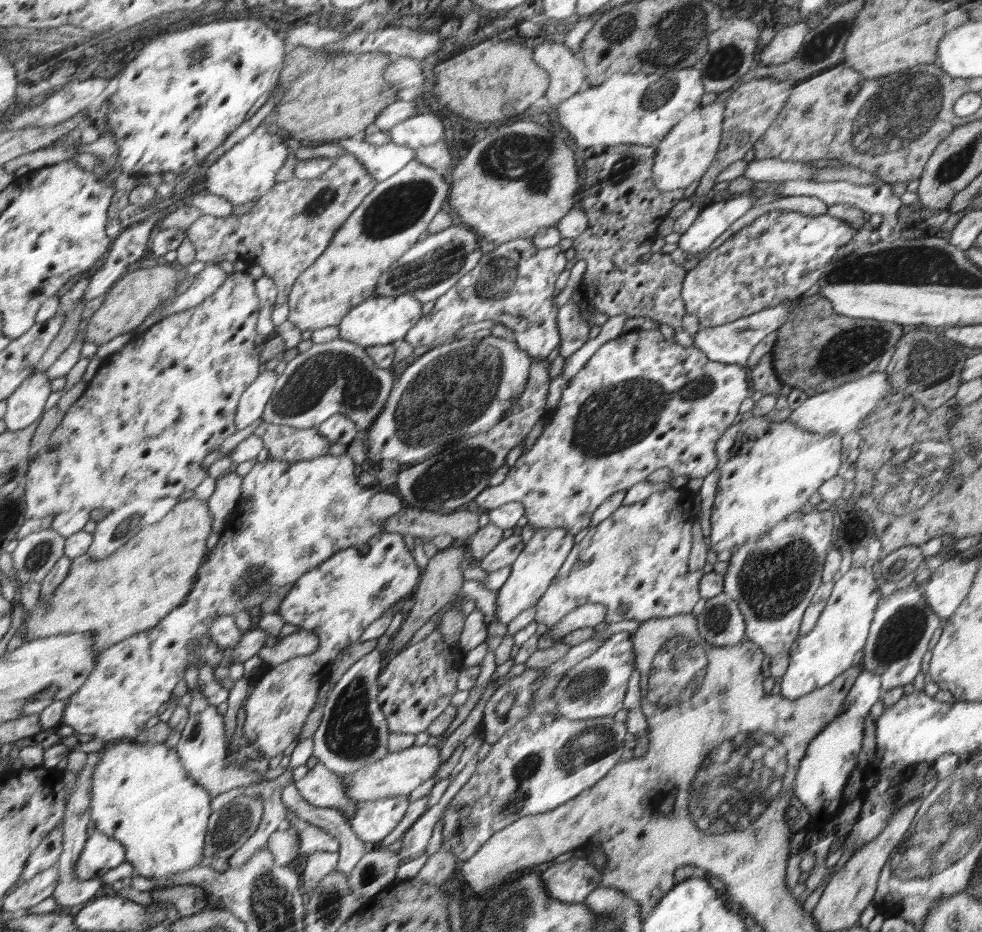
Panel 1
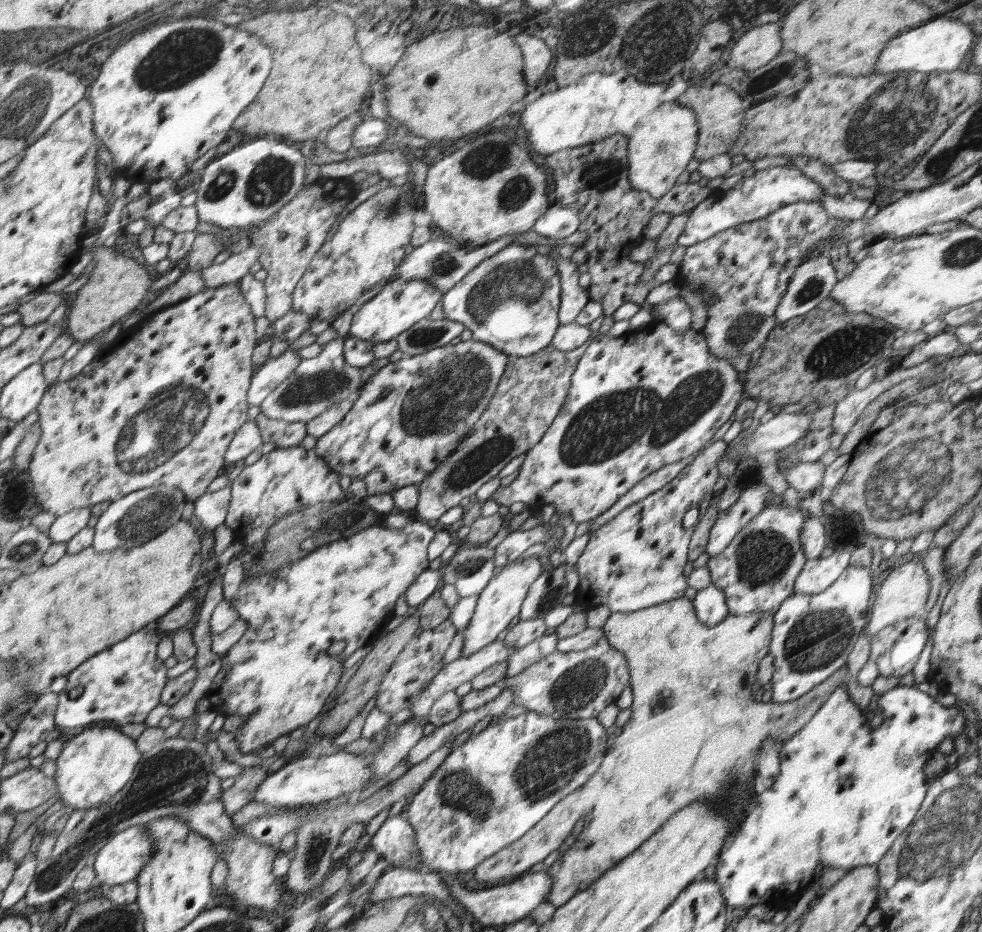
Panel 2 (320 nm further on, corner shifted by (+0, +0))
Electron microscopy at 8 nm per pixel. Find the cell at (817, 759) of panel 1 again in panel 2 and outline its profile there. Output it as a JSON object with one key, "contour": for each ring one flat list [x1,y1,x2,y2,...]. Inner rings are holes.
{"contour":[[896,686,884,695,878,698,878,707,882,710,882,724,878,728,872,728,866,720,862,710,850,700,846,688,841,687,834,690,833,696,825,703,825,706,817,712,813,719,806,723,792,739,782,745,779,753,780,759,780,774,776,778,773,786,768,790,764,790,761,794,757,794,752,808,748,809,746,818,742,821,739,829,733,834,728,846,724,851,721,851,718,862,716,863,715,880,721,885,721,892,724,893,728,900,729,907,732,909,740,906,749,908,757,904,771,904,777,910,782,910,786,906,792,906,800,893,805,890,814,880,814,872,819,866,828,866,828,868,837,868,838,870,849,870,856,866,872,866,877,865,884,858,884,854,888,854,890,847,896,842,898,836,902,834,917,818,917,812,921,808,921,804,928,794,929,786,926,784,923,768,925,762,937,750,938,745,946,736,951,736,955,740,956,735,964,732,964,712,954,704,942,704,936,698,924,694,914,686]]}

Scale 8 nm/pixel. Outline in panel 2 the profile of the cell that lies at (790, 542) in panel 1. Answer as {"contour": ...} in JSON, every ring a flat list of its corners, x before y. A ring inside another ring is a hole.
{"contour":[[779,499,774,504,769,504,752,522,740,530,733,542,720,555,709,558,706,567,711,574,711,584,725,591,730,615,748,615,753,612,774,614,787,598,794,595,794,579,807,561,800,537,806,519,808,518,800,507,790,508,789,501]]}

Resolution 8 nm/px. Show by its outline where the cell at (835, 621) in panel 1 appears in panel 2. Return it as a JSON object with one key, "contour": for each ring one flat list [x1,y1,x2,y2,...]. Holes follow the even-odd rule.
{"contour":[[849,565,849,567,836,579,836,582,833,582,828,588,826,588,826,590,824,590,824,592,819,592,818,594,794,594,781,604,778,611,772,614,774,627,771,636,769,654,774,656,774,669,776,669,776,672,774,672,771,679,772,692,774,693,771,704,785,704,801,699,803,695,807,695,810,690,825,683,834,672,837,672,844,667,844,660,848,658,848,654,850,654,854,642,858,640,858,634,862,632,862,628,864,628,869,622,869,612,871,610,870,596,872,596,872,578,870,578,870,571,871,567,864,568,863,566]]}

